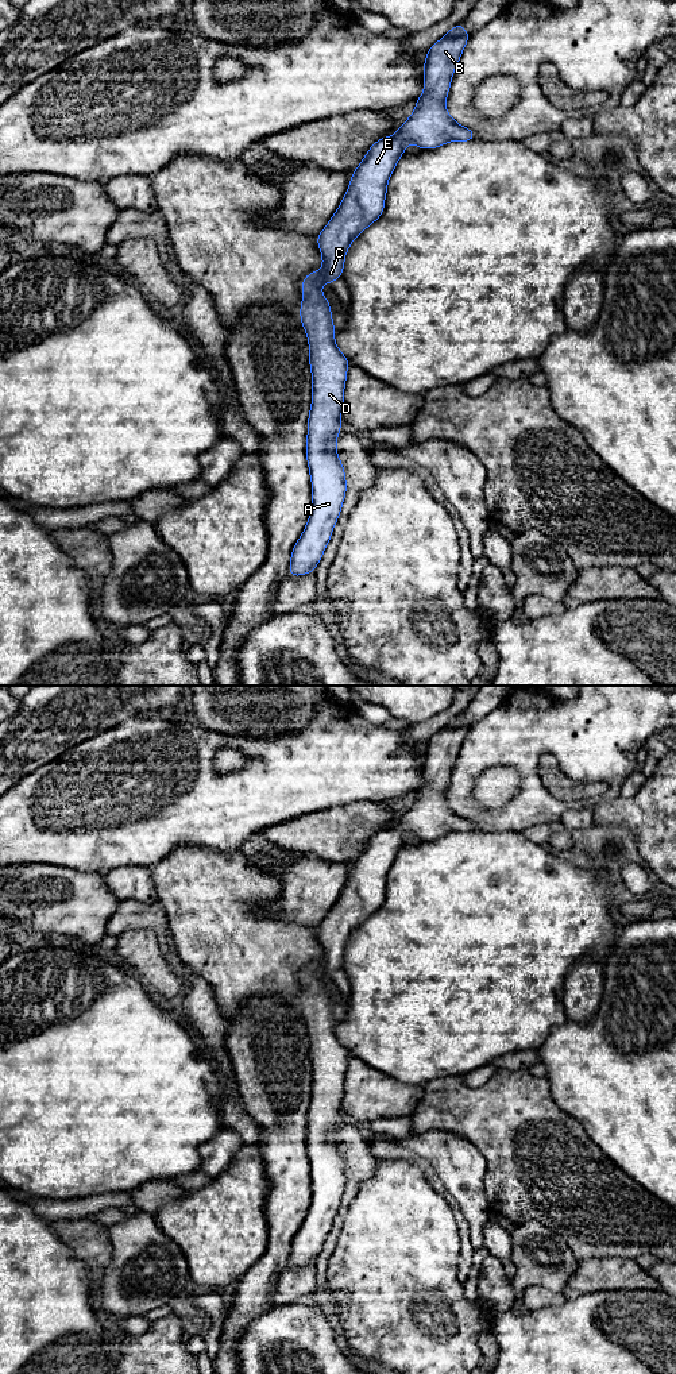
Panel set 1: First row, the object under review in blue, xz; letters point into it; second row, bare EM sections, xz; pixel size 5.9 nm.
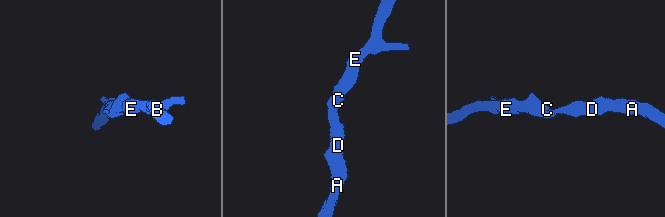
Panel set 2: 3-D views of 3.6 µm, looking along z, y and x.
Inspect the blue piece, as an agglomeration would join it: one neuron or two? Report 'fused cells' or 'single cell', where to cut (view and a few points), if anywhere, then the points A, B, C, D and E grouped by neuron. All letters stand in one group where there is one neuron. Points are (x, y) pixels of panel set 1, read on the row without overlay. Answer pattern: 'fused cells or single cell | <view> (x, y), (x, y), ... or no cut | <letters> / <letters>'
single cell | no cut | A B C D E

